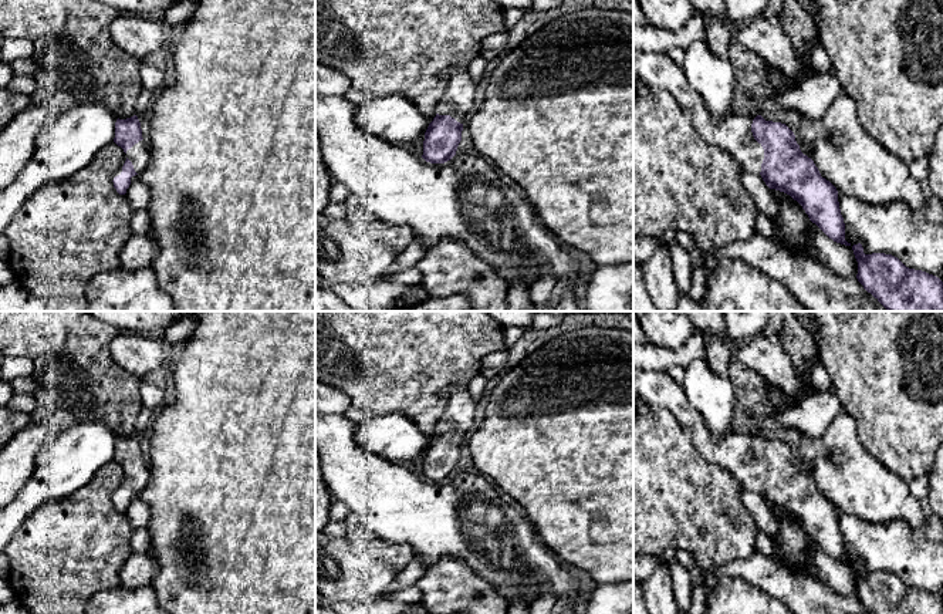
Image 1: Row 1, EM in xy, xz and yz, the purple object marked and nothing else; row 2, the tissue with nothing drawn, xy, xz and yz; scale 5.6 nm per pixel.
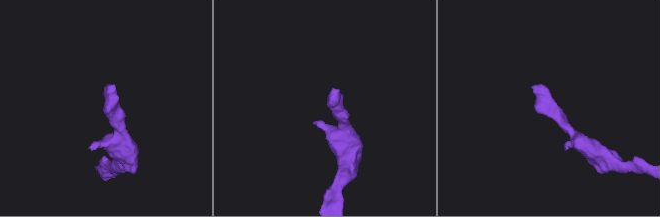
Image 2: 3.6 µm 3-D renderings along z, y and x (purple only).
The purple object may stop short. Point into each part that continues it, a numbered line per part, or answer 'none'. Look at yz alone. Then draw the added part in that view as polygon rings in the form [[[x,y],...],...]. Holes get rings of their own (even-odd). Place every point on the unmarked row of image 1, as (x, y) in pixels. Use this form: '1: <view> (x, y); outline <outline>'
1: yz (733, 451); outline [[[633,367],[633,394],[650,406],[667,409],[692,432],[694,446],[706,460],[727,469],[744,489],[761,490],[764,468],[753,455],[753,438],[730,432],[716,439],[702,415],[689,404],[682,384],[676,382],[667,371]]]

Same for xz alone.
1: xz (458, 419); outline [[[453,387],[443,416],[436,424],[436,432],[450,433],[463,442],[464,435],[472,429],[476,416],[476,402],[472,399],[467,387]]]

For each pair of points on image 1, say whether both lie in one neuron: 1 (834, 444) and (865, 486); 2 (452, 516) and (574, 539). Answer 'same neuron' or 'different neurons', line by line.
1: same neuron
2: different neurons

